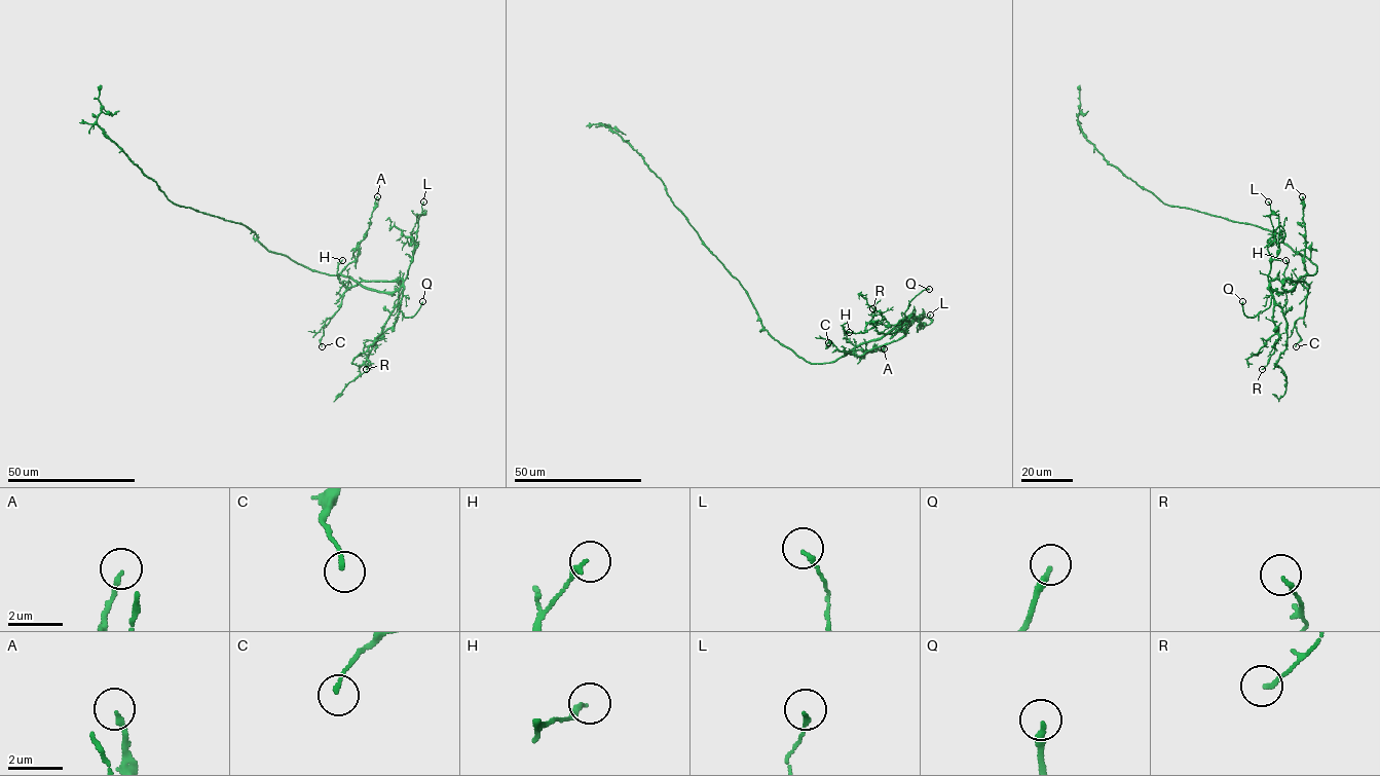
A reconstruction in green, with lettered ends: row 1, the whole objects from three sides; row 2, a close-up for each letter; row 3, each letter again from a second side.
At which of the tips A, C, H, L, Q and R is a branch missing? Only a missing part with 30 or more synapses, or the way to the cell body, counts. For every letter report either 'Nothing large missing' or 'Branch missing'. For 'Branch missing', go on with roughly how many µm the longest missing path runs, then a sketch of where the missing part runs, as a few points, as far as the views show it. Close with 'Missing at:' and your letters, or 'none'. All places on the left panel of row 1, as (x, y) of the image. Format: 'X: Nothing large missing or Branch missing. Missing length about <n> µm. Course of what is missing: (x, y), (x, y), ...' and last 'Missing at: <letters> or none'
A: Nothing large missing
C: Nothing large missing
H: Nothing large missing
L: Nothing large missing
Q: Branch missing. Missing length about 25 µm. Course of what is missing: (422, 301), (414, 316), (406, 317)
R: Nothing large missing
Missing at: Q

